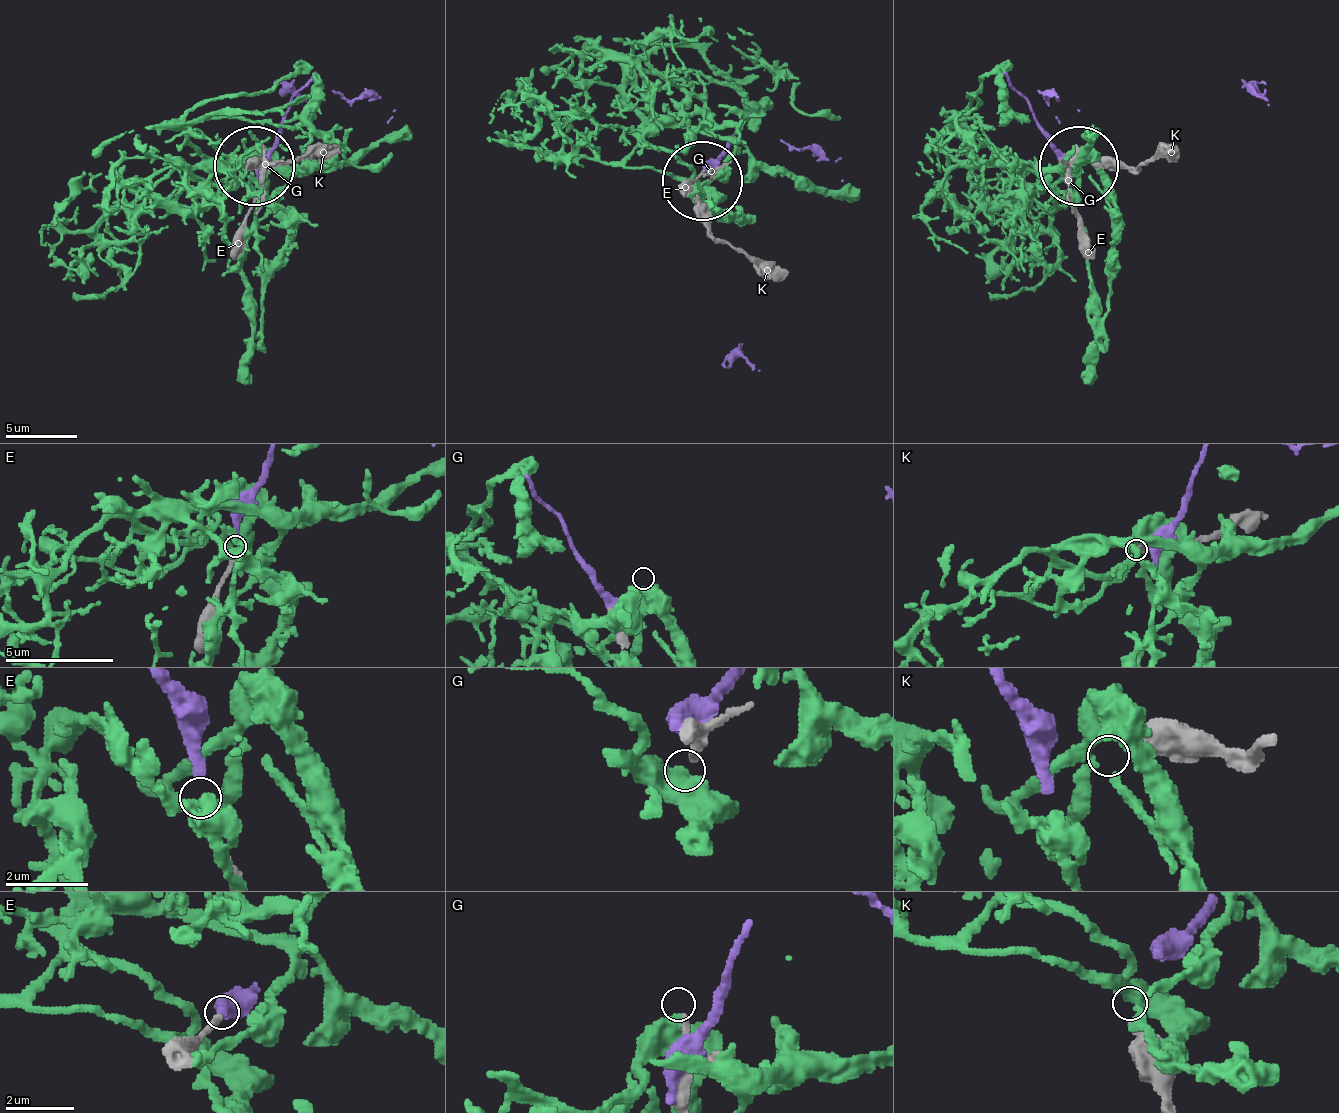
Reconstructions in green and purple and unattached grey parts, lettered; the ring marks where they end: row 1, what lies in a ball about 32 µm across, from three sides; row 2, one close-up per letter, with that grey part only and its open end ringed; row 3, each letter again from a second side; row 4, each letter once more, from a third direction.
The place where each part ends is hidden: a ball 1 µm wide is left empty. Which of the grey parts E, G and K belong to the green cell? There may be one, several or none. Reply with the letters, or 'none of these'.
K

